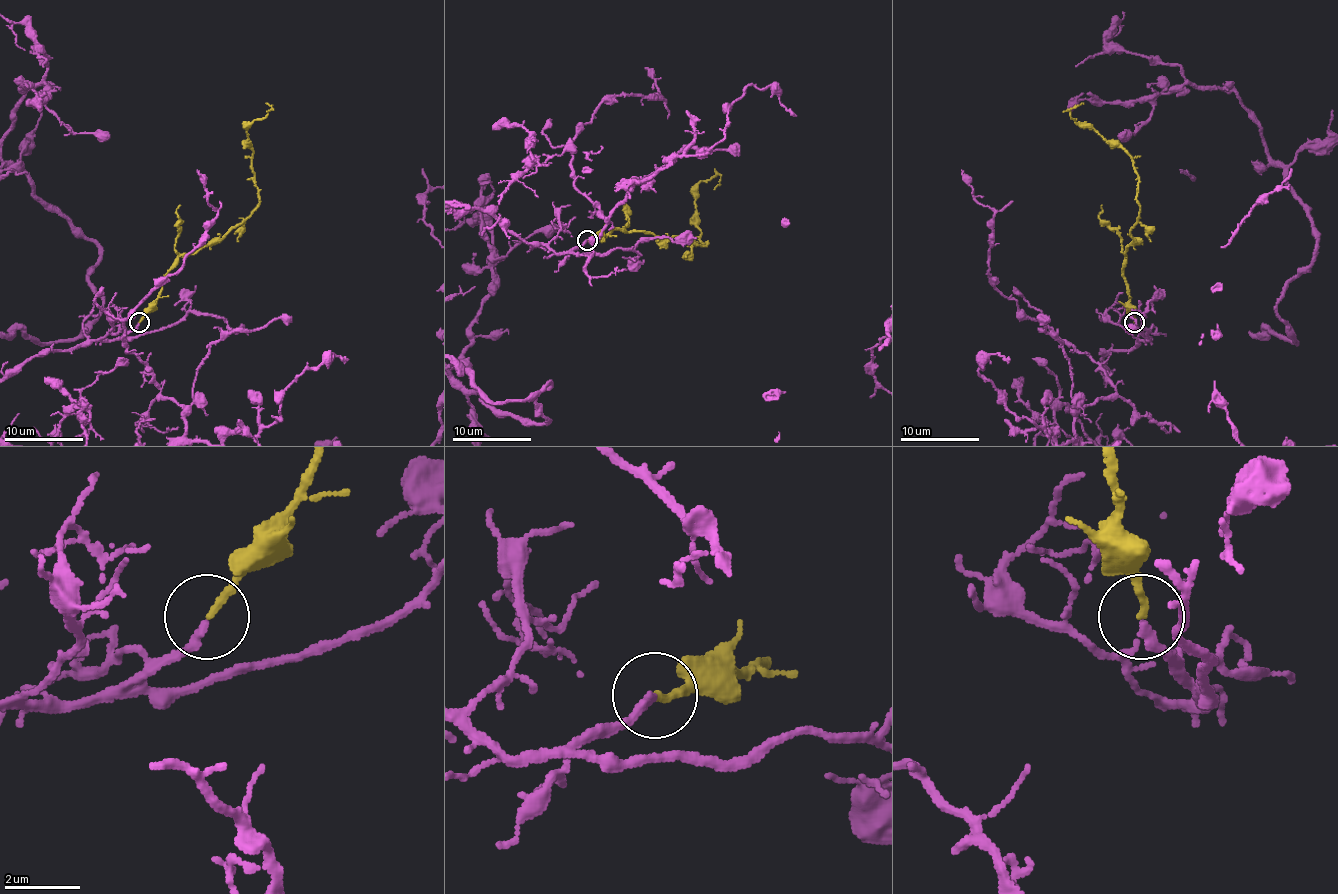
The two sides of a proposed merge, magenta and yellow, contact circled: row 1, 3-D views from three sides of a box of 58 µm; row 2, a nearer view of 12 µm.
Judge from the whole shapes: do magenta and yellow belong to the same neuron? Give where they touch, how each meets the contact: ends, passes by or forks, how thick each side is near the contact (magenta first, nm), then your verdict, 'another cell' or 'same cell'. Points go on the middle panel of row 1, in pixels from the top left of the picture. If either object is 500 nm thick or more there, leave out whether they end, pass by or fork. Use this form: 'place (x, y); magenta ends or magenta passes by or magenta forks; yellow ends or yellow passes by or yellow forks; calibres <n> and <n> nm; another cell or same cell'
place (587, 240); magenta ends; yellow ends; calibres 240 and 190 nm; same cell

